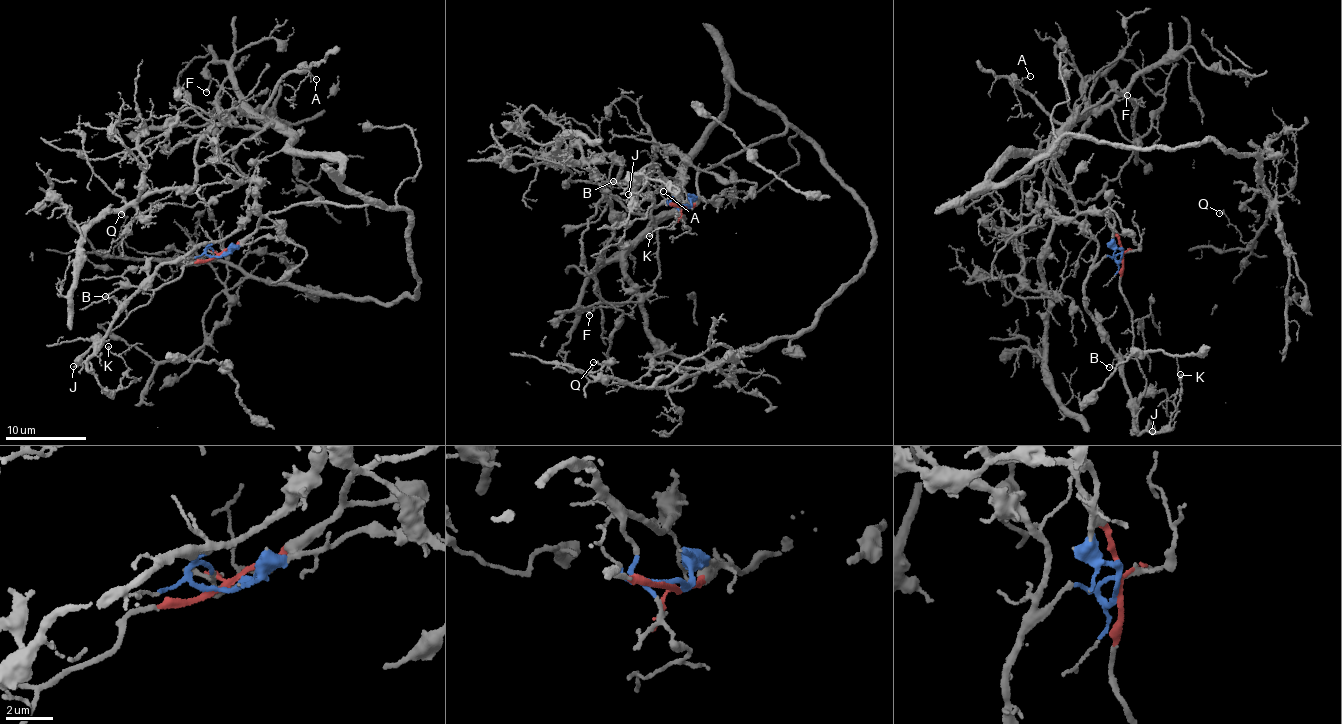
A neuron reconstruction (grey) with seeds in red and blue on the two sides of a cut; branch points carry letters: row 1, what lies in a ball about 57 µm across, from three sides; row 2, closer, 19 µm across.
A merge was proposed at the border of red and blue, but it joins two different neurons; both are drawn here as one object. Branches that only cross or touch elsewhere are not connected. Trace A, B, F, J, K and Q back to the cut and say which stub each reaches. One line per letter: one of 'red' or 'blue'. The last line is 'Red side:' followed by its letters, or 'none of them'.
A: red
B: blue
F: red
J: blue
K: blue
Q: red
Red side: A, F, Q

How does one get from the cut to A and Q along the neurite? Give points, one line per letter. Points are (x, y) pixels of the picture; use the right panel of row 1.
A: (1121, 256), (1106, 216), (1079, 213), (1055, 155), (990, 180), (1070, 123), (1024, 93), (1015, 79), (1030, 76)
Q: (1121, 256), (1050, 152), (1070, 135), (1255, 155), (1264, 225), (1248, 243), (1218, 214)

